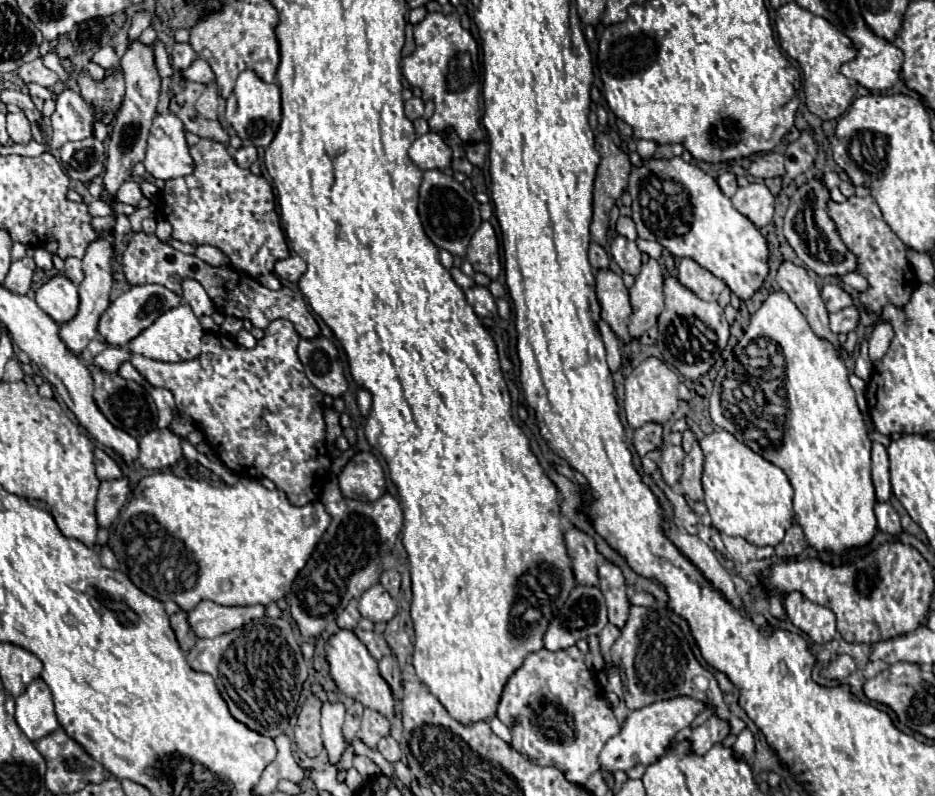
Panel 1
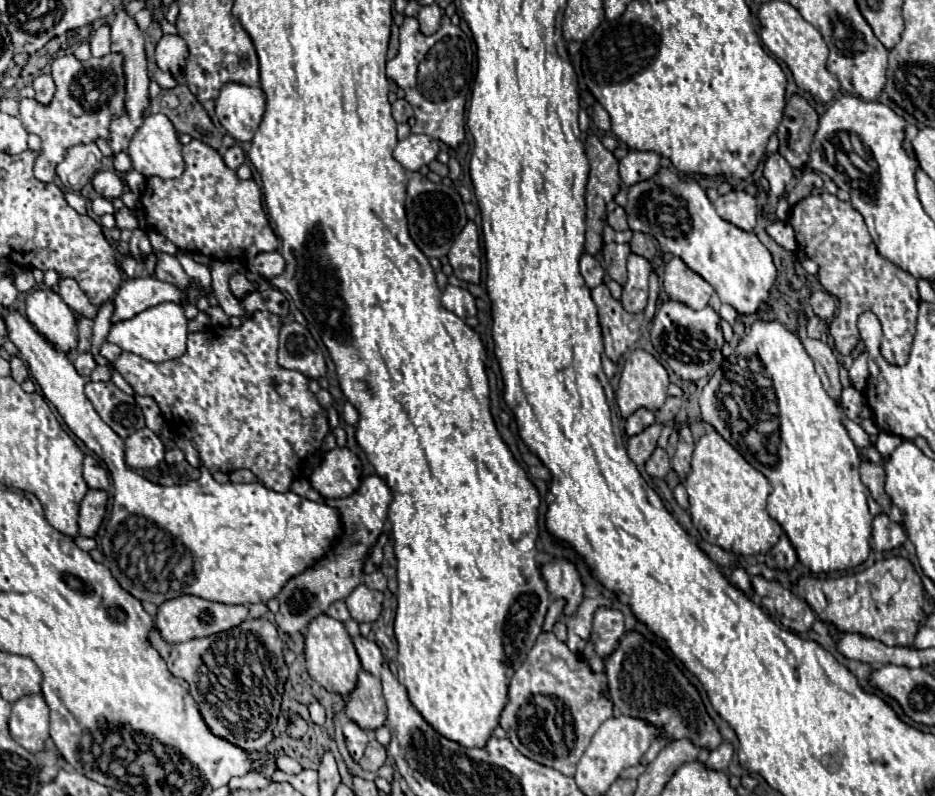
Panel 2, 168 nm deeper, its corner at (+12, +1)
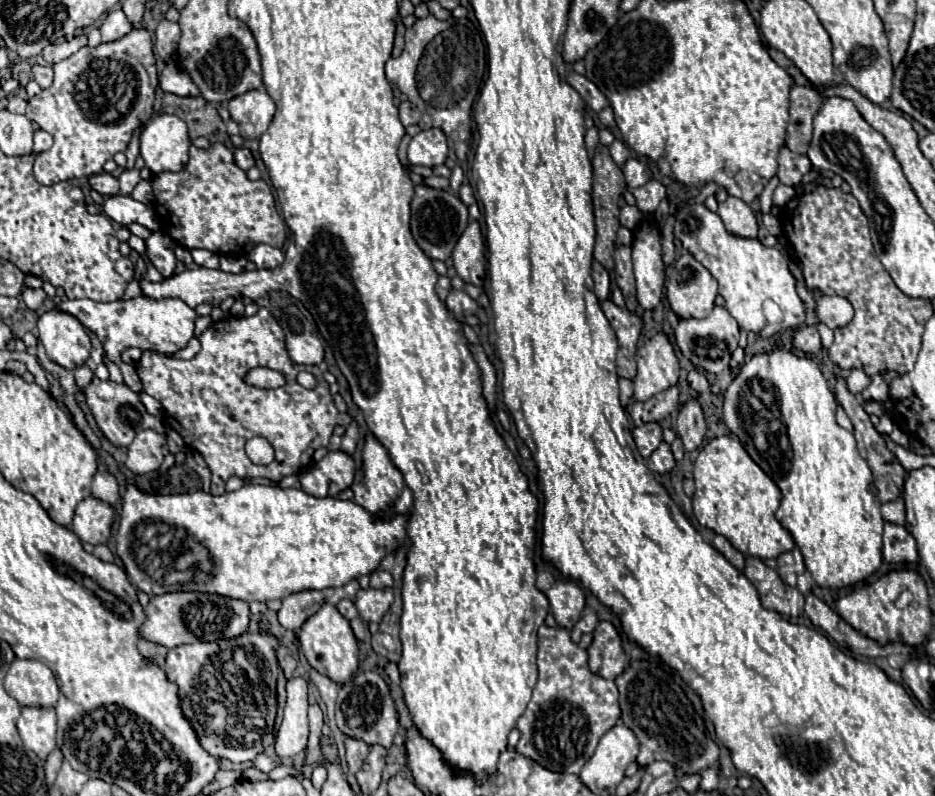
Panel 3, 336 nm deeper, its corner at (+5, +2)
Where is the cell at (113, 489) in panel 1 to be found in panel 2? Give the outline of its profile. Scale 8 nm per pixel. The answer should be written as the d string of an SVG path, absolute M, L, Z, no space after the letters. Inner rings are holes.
M90 489L82 503L80 503L80 511L78 511L78 535L82 537L94 537L98 527L102 525L102 519L106 515L106 501L108 495L106 491L96 491Z

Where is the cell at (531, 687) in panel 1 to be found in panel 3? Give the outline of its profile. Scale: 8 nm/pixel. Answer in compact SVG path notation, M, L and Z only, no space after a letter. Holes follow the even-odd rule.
M539 628L539 678L527 710L517 720L515 728L521 732L521 738L515 748L519 754L535 760L547 770L579 774L583 764L593 756L599 738L617 724L621 714L615 682L591 672L587 660L587 650L571 640L567 628Z

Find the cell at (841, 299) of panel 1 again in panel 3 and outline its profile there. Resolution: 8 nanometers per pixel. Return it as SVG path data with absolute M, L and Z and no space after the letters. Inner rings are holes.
M821 296L817 300L817 316L829 328L839 328L853 318L853 306L841 296Z

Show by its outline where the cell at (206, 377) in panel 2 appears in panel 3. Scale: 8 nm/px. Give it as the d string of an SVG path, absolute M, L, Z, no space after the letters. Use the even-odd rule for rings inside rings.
M265 306L259 308L259 312L253 316L239 316L239 318L231 316L227 320L213 322L201 334L201 350L191 360L177 360L177 358L169 358L157 352L143 352L141 360L137 362L137 374L145 386L145 392L153 396L155 400L159 400L161 406L165 408L165 422L183 436L189 448L201 452L201 456L205 458L213 474L211 494L223 494L229 476L271 478L279 482L281 478L299 472L301 468L309 464L315 448L329 444L329 438L335 426L347 427L352 420L347 413L340 413L335 408L333 398L329 394L329 384L323 380L323 372L317 366L293 364L287 358L283 328L277 324L273 312ZM257 366L283 372L287 376L287 384L277 390L263 390L263 388L255 388L247 384L245 376L249 374L249 370ZM301 370L307 370L317 378L317 386L313 390L305 390L303 386L297 384L297 374ZM253 436L263 436L273 446L275 460L269 466L255 466L247 458L245 442Z

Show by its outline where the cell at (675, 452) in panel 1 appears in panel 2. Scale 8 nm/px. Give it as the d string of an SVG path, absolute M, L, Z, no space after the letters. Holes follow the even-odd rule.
M656 447L656 451L646 461L646 473L662 479L662 477L666 477L668 471L670 471L670 459L662 447Z

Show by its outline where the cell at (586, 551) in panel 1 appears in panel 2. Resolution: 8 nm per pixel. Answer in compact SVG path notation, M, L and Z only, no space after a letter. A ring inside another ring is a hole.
M554 559L542 567L546 589L556 599L564 599L564 615L570 617L582 603L582 581L576 567L566 559Z

